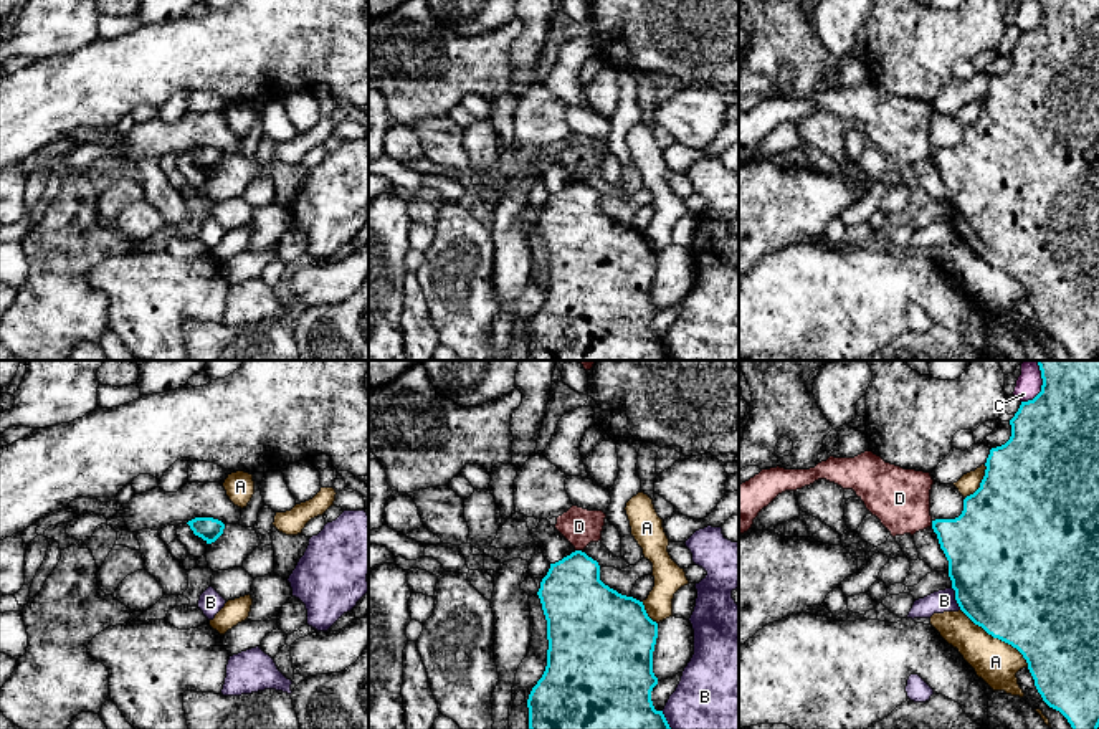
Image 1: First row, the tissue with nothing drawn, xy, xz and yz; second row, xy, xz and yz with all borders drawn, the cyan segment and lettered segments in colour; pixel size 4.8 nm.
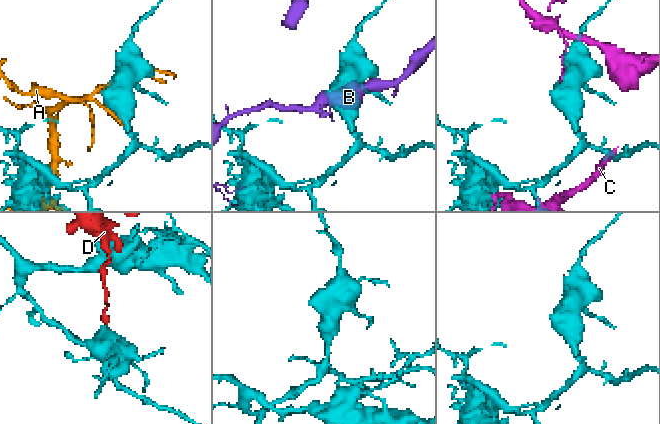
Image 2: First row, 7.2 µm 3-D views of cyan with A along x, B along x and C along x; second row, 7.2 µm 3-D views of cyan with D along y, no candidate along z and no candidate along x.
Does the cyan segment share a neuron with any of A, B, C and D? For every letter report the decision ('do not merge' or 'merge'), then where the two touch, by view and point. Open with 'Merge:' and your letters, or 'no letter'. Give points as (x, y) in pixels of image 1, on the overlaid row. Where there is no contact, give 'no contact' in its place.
Merge: no letter
A: do not merge | yz (997, 637)
B: do not merge | yz (956, 599)
C: do not merge | yz (1041, 385)
D: do not merge | xz (579, 551)

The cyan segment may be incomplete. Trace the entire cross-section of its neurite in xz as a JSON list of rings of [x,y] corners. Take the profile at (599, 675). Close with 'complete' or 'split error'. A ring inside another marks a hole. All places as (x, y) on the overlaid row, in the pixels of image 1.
[[[582,550],[550,564],[537,595],[547,620],[549,650],[545,671],[527,699],[529,729],[671,729],[651,701],[658,684],[653,673],[658,623],[648,617],[643,602],[605,585],[598,562]]]; complete

